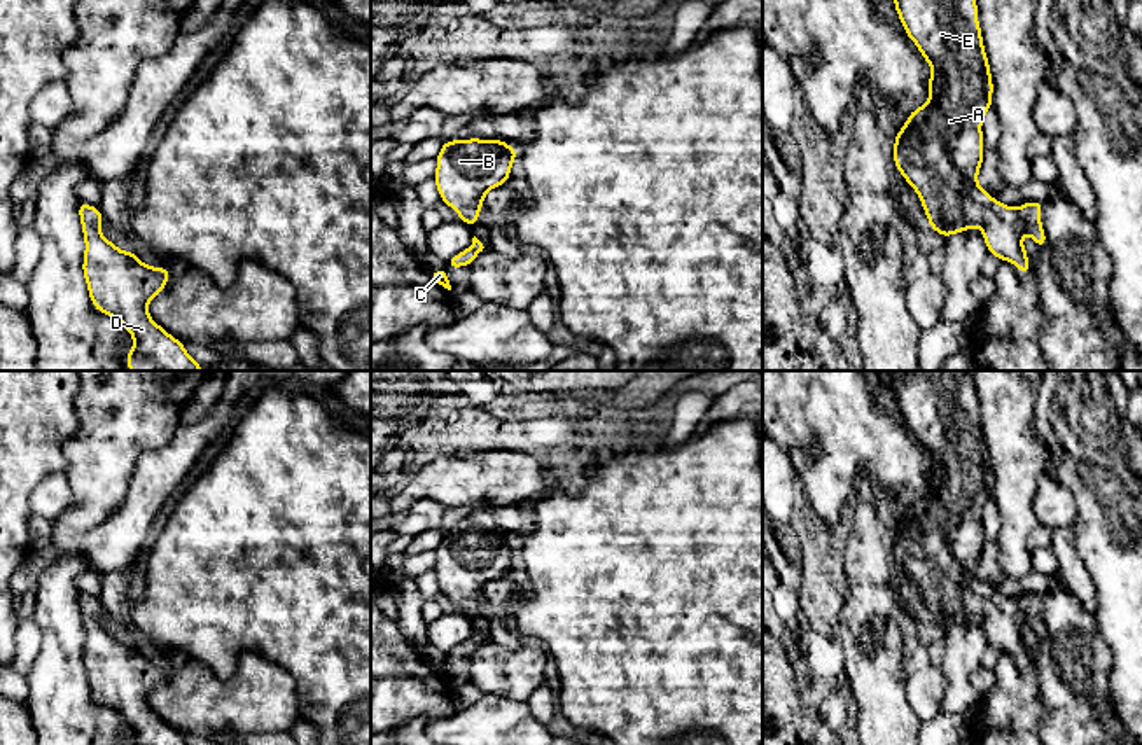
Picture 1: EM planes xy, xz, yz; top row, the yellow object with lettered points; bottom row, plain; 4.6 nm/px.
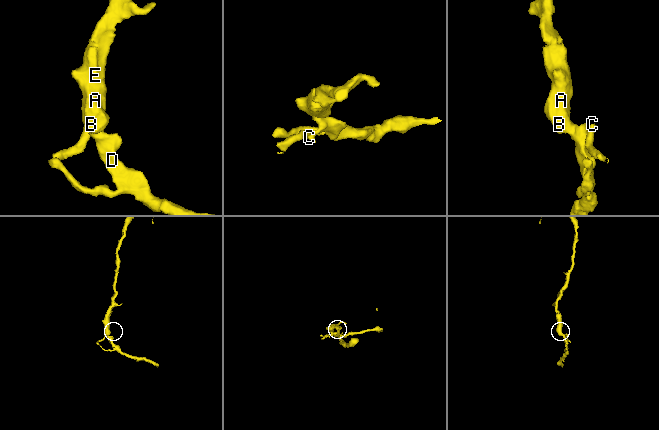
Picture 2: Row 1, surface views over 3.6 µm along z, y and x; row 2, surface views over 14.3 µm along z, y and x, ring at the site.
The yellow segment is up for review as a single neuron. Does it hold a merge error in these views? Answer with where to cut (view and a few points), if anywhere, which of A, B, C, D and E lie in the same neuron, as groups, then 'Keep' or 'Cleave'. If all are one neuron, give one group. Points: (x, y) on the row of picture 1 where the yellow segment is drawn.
No split. Groups: A B C D E. Keep

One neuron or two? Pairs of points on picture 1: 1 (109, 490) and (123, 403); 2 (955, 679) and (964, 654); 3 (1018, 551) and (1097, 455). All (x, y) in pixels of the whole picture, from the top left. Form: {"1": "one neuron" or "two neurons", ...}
{"1": "one neuron", "2": "one neuron", "3": "two neurons"}

